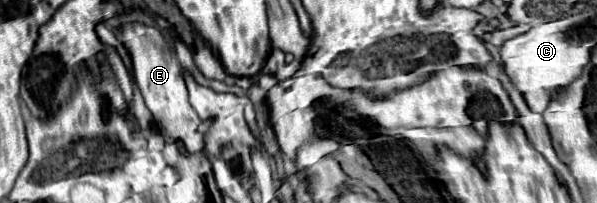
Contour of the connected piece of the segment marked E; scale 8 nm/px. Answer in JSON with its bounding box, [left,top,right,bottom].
[119,23,203,151]

